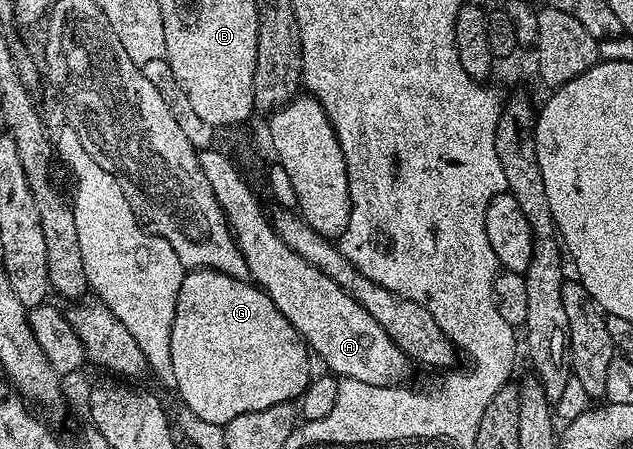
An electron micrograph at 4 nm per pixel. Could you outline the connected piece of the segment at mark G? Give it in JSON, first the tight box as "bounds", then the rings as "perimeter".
{"bounds":[170,269,310,426],"perimeter":[[[213,269],[188,271],[183,275],[184,282],[181,285],[179,282],[174,293],[170,355],[174,363],[175,392],[180,392],[185,407],[197,417],[195,420],[206,425],[225,426],[238,415],[266,411],[266,407],[295,402],[301,397],[310,380],[310,350],[264,290],[247,280],[216,273]]]}

